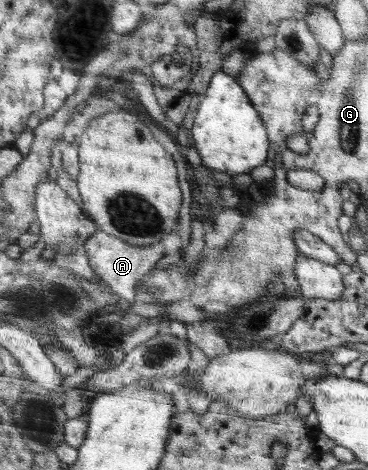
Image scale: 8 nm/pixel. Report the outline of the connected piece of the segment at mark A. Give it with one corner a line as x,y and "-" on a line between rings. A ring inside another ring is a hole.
100,229
84,241
83,247
94,273
108,284
113,293
131,304
137,299
135,287
138,281
156,267
156,263
163,257
163,244
161,242
139,247
125,243
122,239
109,235

